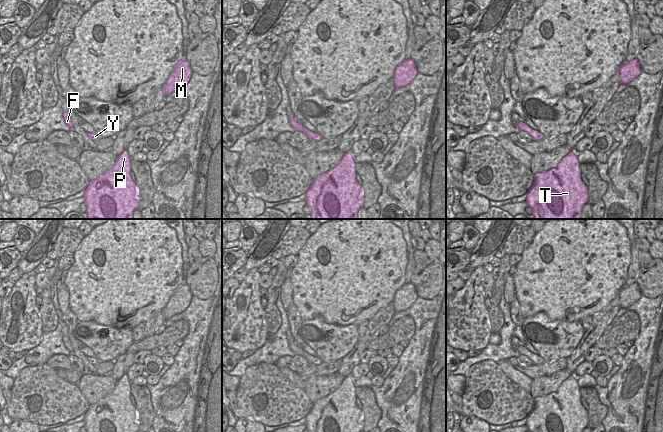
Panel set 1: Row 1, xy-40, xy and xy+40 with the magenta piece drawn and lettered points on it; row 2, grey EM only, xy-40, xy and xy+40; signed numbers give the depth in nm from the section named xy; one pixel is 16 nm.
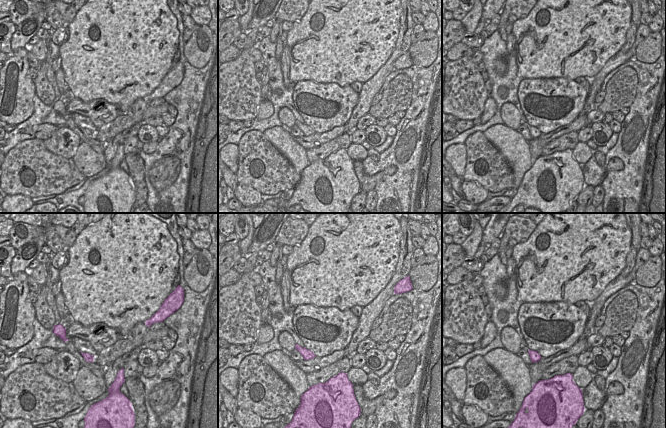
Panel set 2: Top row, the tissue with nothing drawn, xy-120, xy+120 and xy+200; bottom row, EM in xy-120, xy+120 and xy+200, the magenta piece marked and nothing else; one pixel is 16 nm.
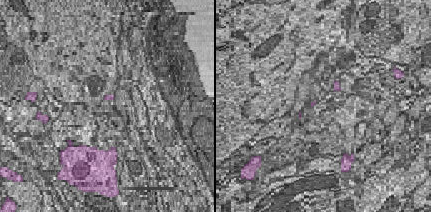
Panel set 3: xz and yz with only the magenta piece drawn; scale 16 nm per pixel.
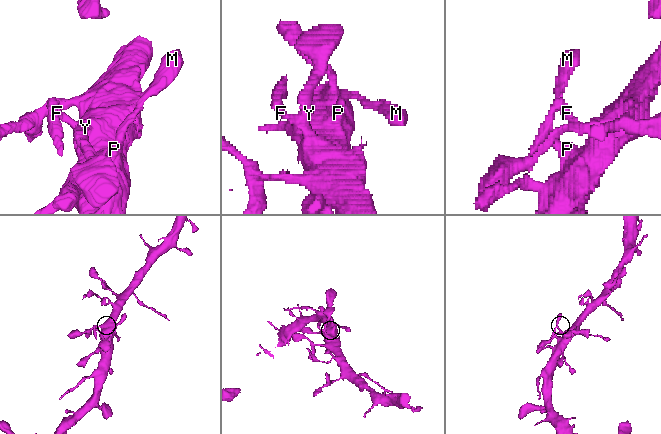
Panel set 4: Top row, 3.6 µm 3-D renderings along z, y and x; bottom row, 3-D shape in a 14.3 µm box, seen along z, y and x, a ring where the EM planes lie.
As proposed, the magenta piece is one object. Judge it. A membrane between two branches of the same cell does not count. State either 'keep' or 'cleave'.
keep

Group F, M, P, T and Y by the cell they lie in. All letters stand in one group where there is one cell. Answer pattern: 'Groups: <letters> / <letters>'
Groups: F M P T Y

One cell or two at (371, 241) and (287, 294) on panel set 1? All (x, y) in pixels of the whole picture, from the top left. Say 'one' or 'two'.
two

